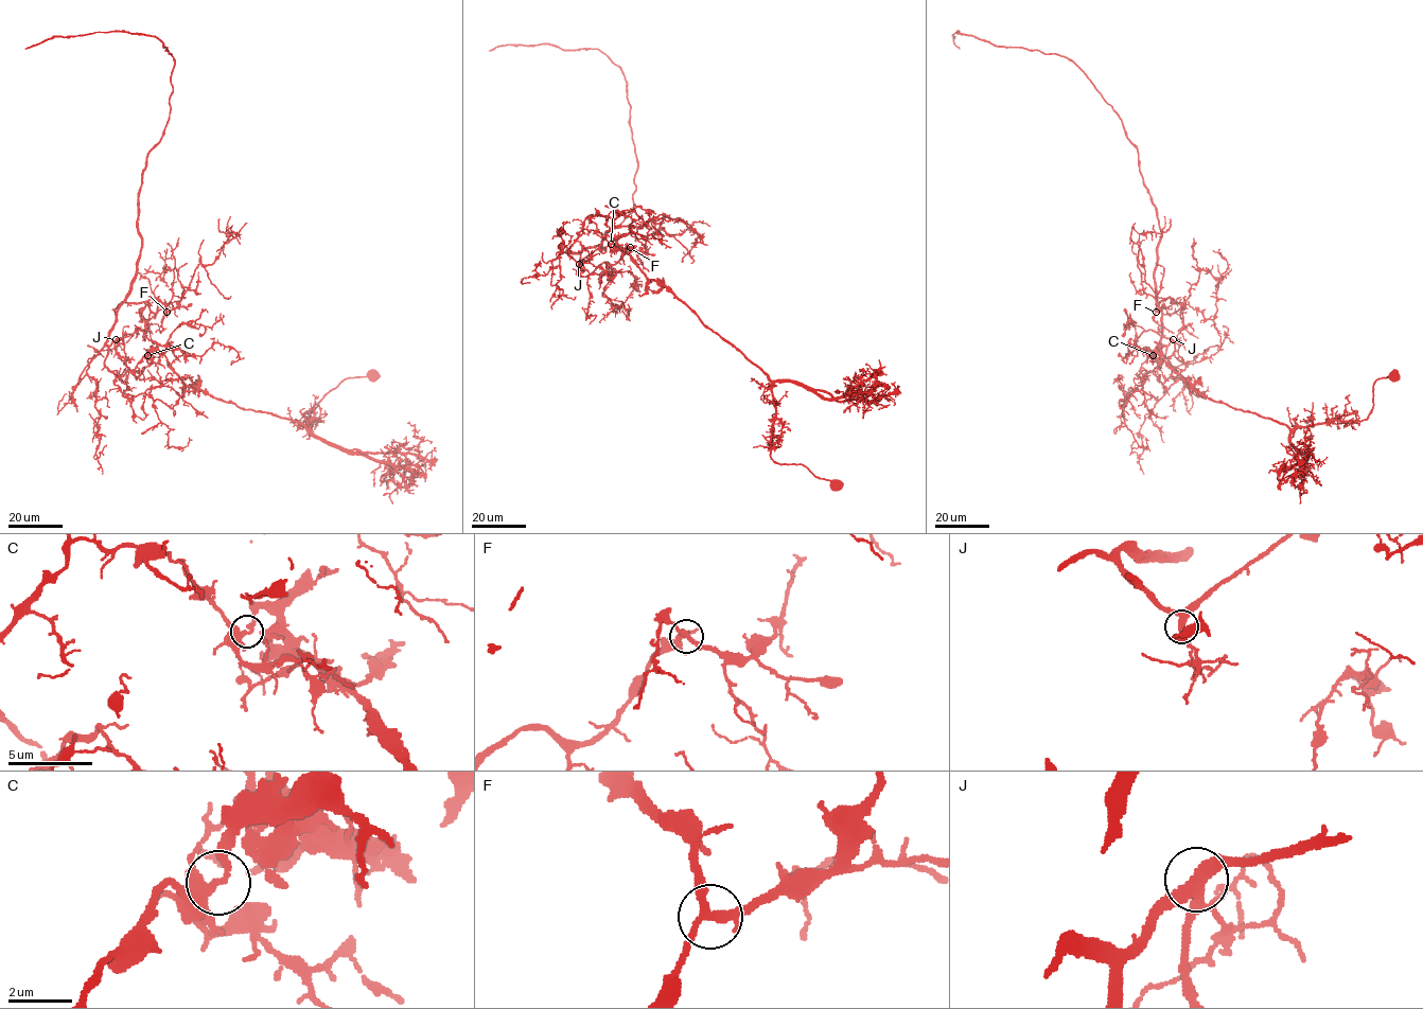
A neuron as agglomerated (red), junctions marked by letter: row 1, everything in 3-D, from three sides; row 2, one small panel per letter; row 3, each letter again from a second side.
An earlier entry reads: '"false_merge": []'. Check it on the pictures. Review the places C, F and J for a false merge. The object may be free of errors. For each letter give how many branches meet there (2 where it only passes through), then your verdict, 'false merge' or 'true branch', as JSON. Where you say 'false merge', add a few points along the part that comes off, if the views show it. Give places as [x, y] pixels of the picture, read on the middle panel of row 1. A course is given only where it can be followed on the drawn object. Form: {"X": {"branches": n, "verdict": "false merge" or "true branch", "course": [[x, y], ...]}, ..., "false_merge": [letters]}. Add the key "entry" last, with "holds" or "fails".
{"C": {"branches": 4, "verdict": "false merge", "course": [[611, 244], [584, 229], [567, 253], [603, 252], [604, 233], [632, 210], [622, 71], [596, 49], [488, 51]]}, "F": {"branches": 4, "verdict": "true branch"}, "J": {"branches": 4, "verdict": "true branch"}, "false_merge": ["C"], "entry": "fails"}

